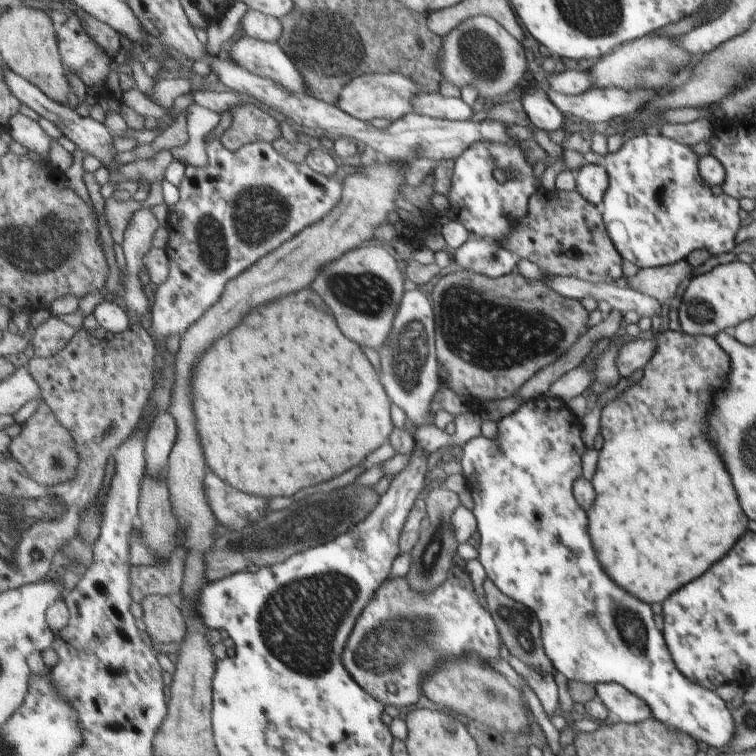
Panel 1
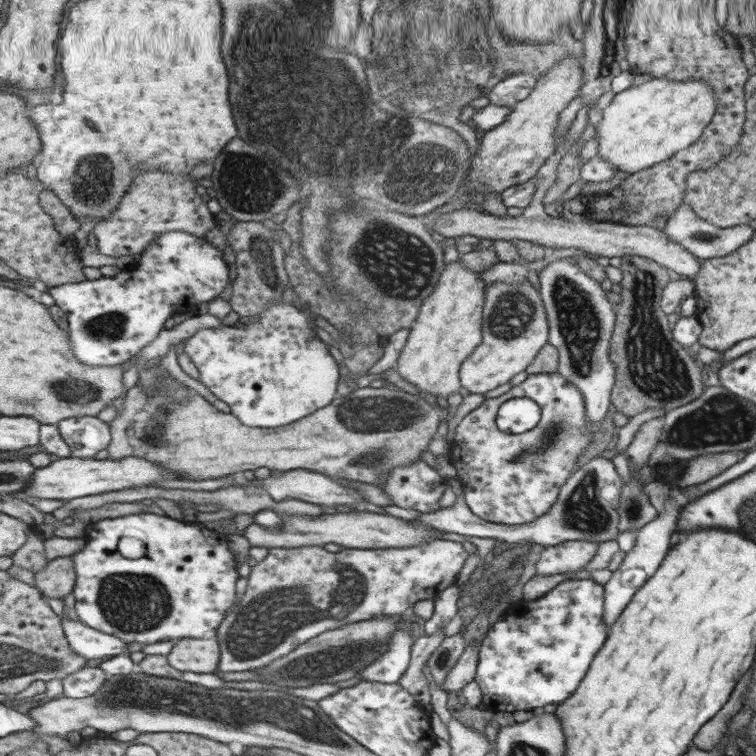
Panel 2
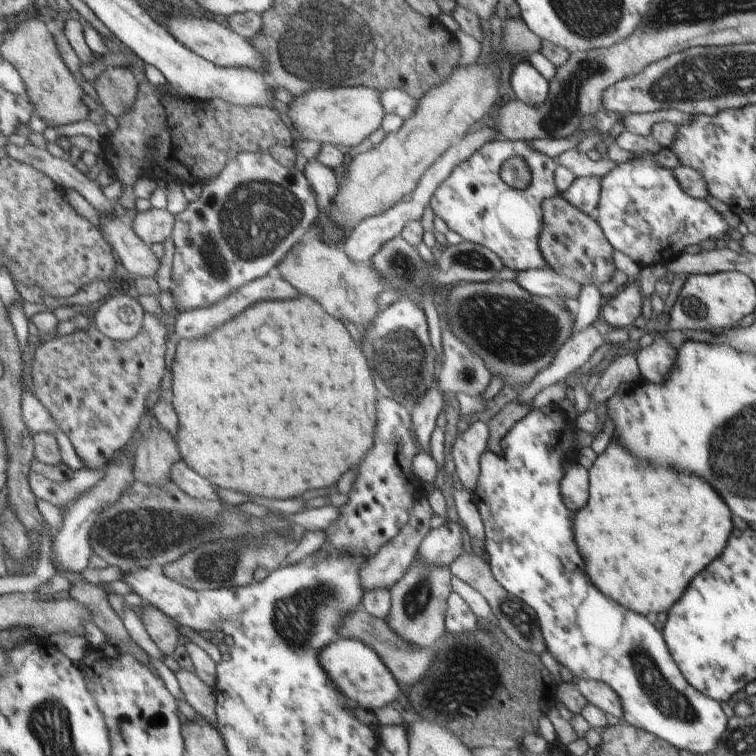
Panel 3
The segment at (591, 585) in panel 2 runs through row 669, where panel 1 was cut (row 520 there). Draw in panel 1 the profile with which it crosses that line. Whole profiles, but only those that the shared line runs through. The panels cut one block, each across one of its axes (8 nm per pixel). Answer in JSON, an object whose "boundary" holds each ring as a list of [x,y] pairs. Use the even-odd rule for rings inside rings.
{"boundary":[[[537,397],[532,400],[522,402],[519,408],[512,414],[503,417],[497,422],[498,433],[495,439],[487,438],[483,435],[471,438],[462,449],[462,472],[463,477],[466,480],[467,490],[472,495],[474,500],[474,508],[472,514],[477,520],[477,530],[480,533],[480,547],[478,548],[478,560],[486,571],[487,578],[492,580],[494,584],[510,598],[516,599],[518,603],[525,604],[531,611],[535,613],[541,626],[541,638],[543,642],[543,648],[552,662],[553,667],[562,672],[564,676],[570,681],[580,681],[586,684],[601,684],[615,682],[621,684],[632,692],[634,696],[640,696],[648,708],[650,708],[650,714],[656,718],[656,720],[662,721],[662,724],[666,725],[666,728],[672,730],[672,732],[684,732],[686,736],[702,741],[709,747],[720,748],[726,746],[733,739],[734,730],[736,730],[736,723],[733,719],[733,713],[728,703],[716,694],[713,689],[706,688],[705,685],[696,684],[692,682],[681,671],[676,668],[672,655],[669,653],[668,647],[665,643],[665,638],[662,636],[662,632],[656,628],[656,622],[654,622],[654,614],[652,614],[652,608],[648,606],[642,600],[638,600],[636,596],[632,596],[630,592],[626,592],[624,588],[620,588],[604,570],[602,570],[602,564],[598,562],[596,558],[596,552],[594,552],[594,546],[592,546],[592,540],[590,540],[590,534],[588,534],[588,514],[583,508],[578,506],[574,494],[572,494],[572,484],[576,478],[582,476],[582,454],[586,452],[586,444],[582,440],[582,422],[579,418],[576,418],[568,408],[566,404],[562,402],[558,397],[556,398],[542,398]]]}

